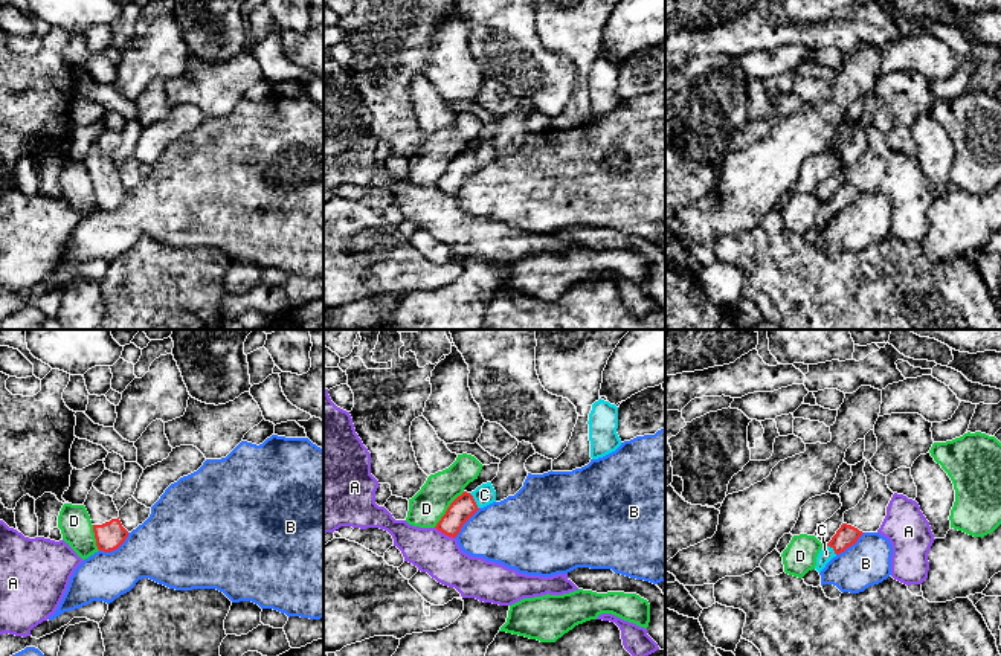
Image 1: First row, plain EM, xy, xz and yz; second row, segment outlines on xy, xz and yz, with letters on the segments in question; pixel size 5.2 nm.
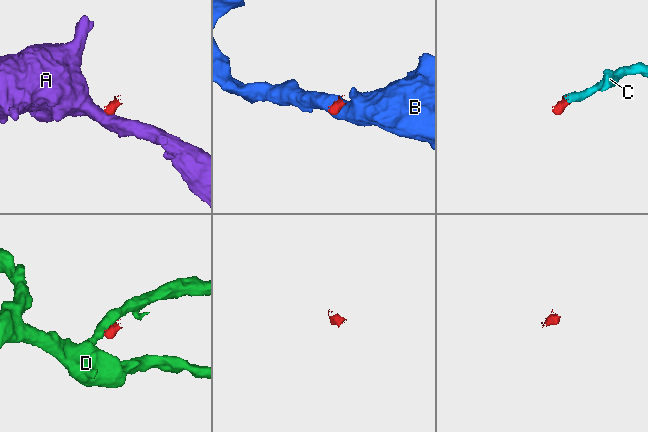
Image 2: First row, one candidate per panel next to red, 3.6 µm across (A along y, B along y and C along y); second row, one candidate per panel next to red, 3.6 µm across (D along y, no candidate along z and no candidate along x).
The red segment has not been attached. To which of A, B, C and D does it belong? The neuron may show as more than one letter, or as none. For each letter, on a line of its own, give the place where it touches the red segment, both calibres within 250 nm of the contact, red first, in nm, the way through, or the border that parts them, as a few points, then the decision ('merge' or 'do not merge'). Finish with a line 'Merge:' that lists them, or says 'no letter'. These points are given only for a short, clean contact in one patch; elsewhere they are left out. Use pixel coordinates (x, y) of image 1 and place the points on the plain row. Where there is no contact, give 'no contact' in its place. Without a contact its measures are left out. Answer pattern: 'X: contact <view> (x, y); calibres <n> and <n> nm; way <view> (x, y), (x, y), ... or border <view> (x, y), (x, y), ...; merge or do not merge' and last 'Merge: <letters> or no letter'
A: contact xz (444, 191); calibres 120 and 220 nm; border xz (435, 185), (453, 197); do not merge
B: contact xy (115, 206); calibres 150 and 340 nm; border xy (128, 191), (116, 206), (99, 209); do not merge
C: contact xz (473, 159); calibres 120 and 110 nm; way xz (463, 165), (473, 159), (484, 153); merge
D: contact xz (447, 167); calibres 120 and 190 nm; border xz (464, 150), (450, 162), (434, 185); do not merge
Merge: C

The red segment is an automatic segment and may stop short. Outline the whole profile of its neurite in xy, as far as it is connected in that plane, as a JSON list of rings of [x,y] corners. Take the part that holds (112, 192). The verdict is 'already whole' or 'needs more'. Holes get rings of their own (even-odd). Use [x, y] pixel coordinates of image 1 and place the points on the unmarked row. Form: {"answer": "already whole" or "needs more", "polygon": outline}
{"answer": "needs more", "polygon": [[[92,145],[82,163],[90,174],[98,207],[104,211],[117,207],[128,195],[128,189],[119,178],[113,156]]]}

